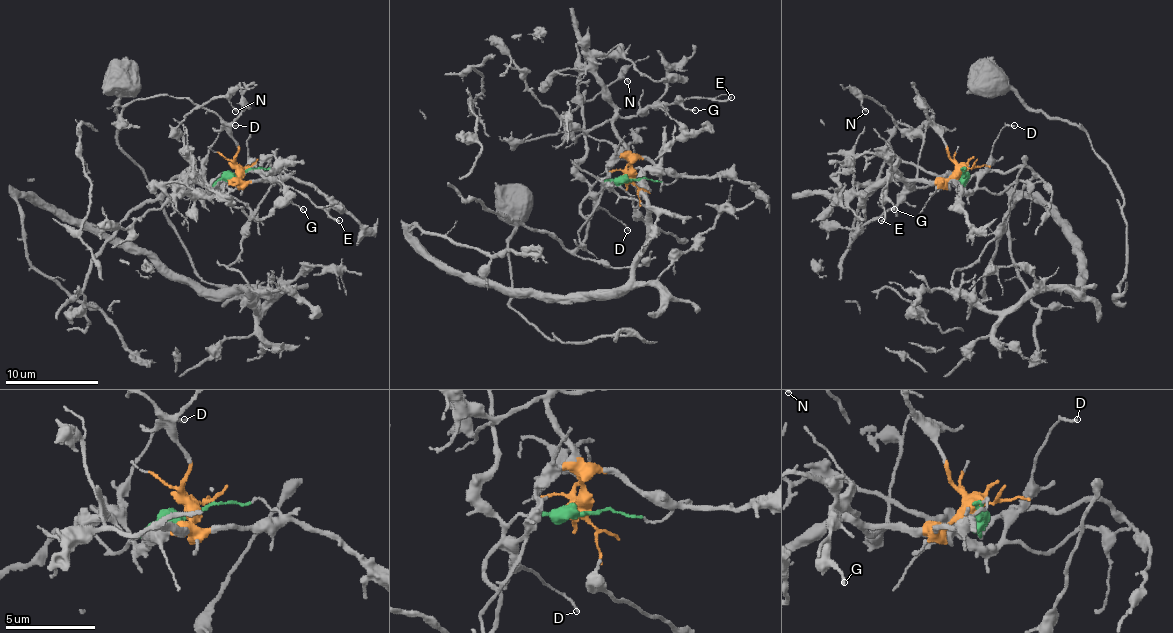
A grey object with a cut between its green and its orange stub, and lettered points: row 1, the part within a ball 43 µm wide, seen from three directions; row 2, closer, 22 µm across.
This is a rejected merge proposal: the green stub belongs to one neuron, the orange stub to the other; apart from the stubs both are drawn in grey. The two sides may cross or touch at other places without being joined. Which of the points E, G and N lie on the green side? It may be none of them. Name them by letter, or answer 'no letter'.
no letter

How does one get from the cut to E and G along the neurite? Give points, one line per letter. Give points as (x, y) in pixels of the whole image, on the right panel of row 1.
E: (964, 172), (926, 181), (906, 179), (894, 172), (889, 174), (882, 188), (885, 219), (880, 221)
G: (964, 172), (926, 181), (906, 179), (894, 172), (889, 174), (887, 198), (894, 209)

